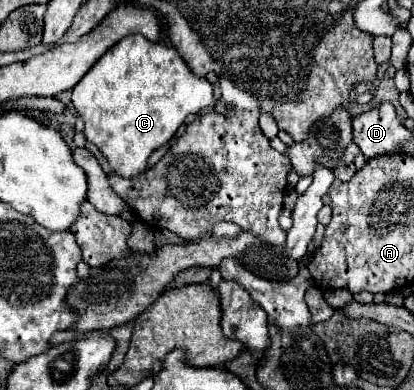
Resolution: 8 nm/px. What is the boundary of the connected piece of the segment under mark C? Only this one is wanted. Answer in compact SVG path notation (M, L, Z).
M141 35L123 37L97 61L97 65L93 65L93 69L89 69L89 73L81 79L81 85L73 87L73 107L85 121L83 133L87 141L101 149L111 165L111 171L119 173L121 177L143 173L149 155L175 135L187 115L199 113L203 107L211 105L215 105L213 85L205 77L197 77L185 65L185 59L173 49L173 45L163 41L153 43Z

